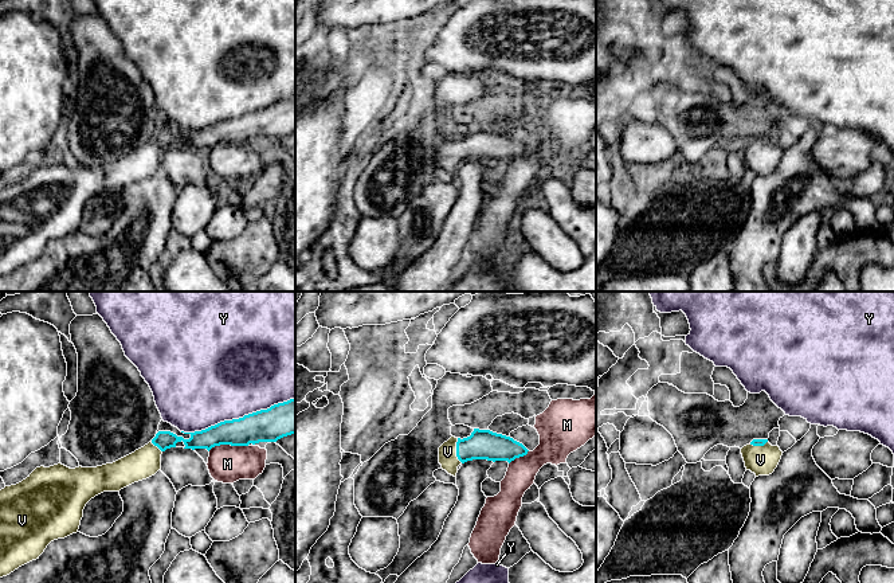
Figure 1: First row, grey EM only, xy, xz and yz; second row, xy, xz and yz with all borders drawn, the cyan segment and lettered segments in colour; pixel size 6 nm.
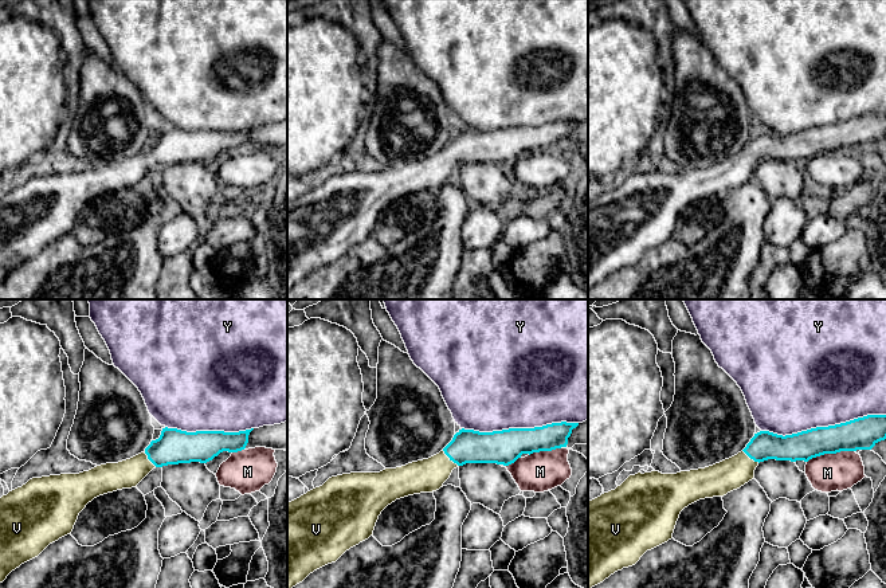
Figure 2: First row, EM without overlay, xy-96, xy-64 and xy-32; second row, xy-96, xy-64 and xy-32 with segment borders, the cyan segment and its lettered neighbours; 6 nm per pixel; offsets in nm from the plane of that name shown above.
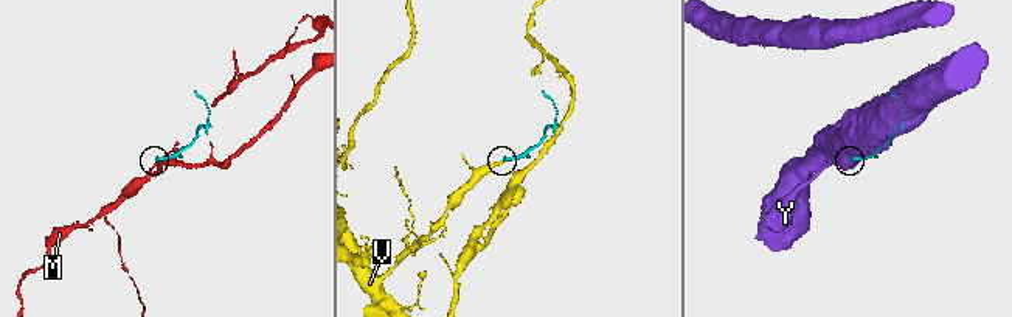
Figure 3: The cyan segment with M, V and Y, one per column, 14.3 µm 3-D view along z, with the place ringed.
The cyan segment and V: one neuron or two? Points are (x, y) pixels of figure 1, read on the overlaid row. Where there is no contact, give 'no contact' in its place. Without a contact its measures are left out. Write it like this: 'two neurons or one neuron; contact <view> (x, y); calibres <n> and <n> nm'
one neuron; contact xz (457, 450); calibres 180 and 110 nm

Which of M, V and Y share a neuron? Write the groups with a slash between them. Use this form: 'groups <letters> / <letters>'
groups M / V / Y

